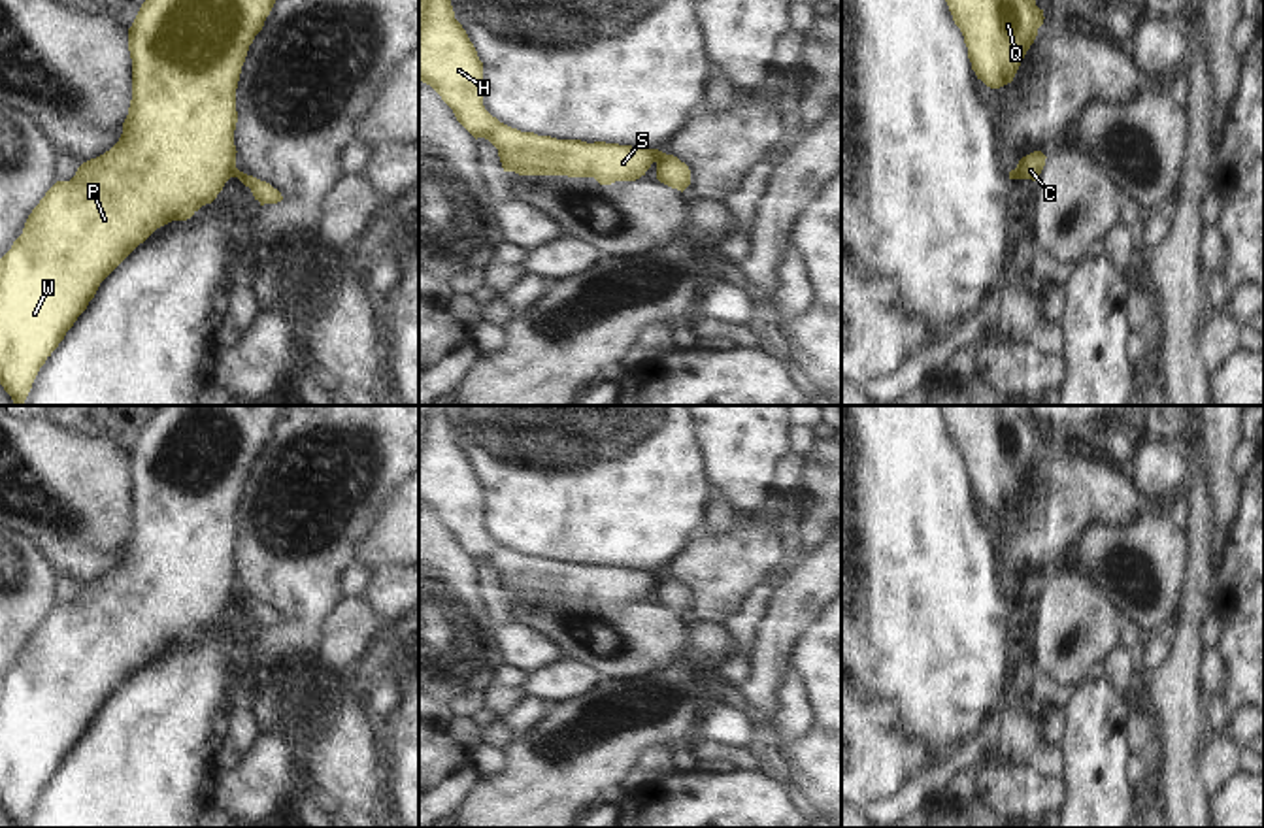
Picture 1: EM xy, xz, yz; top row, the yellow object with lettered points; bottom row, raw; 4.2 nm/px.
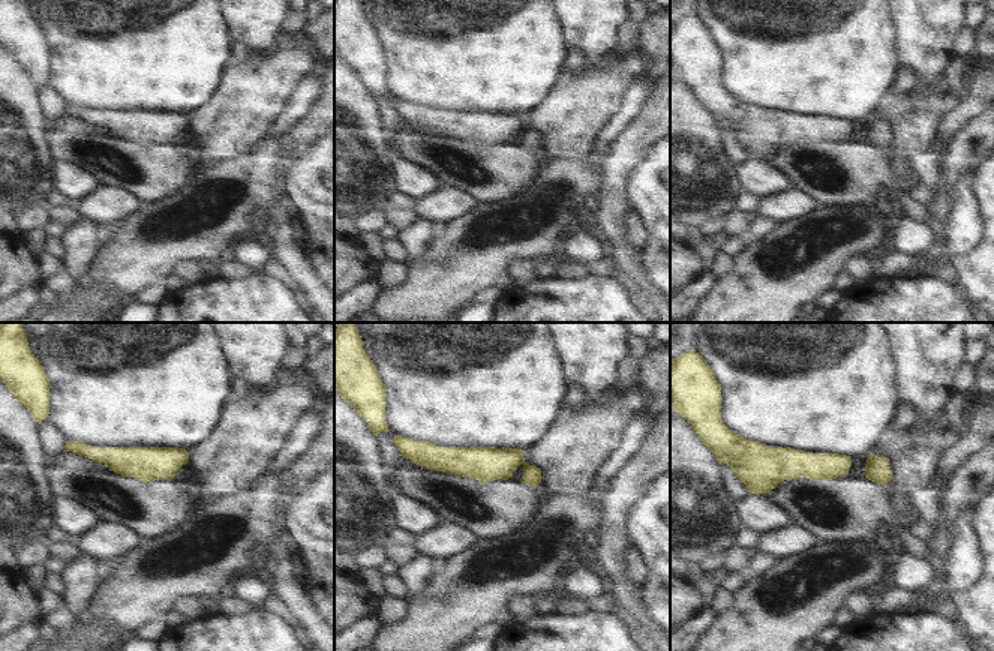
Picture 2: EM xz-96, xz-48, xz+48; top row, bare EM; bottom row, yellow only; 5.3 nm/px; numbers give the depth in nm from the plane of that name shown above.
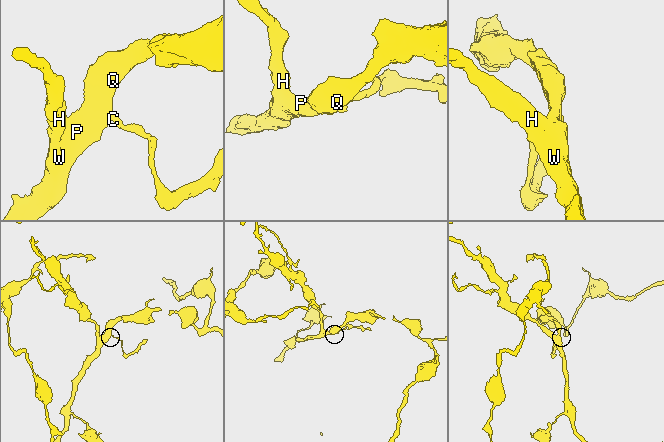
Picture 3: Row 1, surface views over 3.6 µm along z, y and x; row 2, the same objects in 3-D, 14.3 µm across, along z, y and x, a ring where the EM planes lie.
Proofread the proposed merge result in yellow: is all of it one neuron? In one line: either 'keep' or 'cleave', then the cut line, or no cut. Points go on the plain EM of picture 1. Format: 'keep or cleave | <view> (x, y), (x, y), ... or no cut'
cleave | xz (661, 574), (655, 583)

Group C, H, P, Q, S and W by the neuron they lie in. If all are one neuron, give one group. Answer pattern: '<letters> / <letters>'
C / H P Q S W

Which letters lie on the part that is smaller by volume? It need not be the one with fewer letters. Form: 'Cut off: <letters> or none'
Cut off: C

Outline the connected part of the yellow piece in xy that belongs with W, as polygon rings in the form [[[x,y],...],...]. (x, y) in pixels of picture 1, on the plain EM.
[[[157,406],[141,426],[132,449],[128,451],[128,473],[132,481],[132,522],[128,538],[123,545],[119,564],[104,577],[83,585],[70,604],[57,604],[40,626],[28,638],[23,656],[13,664],[11,671],[0,681],[0,807],[11,819],[15,828],[23,828],[32,805],[64,762],[77,739],[94,720],[100,705],[157,651],[172,643],[191,641],[202,628],[211,626],[230,600],[238,598],[234,553],[238,545],[236,511],[245,485],[249,468],[262,453],[275,422],[281,419],[285,406]]]

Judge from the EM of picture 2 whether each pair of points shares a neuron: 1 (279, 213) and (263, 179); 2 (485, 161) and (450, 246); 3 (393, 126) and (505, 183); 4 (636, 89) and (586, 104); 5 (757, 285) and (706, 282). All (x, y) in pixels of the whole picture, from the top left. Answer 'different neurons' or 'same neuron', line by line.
1: different neurons
2: different neurons
3: different neurons
4: different neurons
5: different neurons

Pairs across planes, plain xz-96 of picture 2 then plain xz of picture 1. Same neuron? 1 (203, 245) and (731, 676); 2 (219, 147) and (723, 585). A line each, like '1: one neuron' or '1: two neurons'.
1: two neurons
2: one neuron

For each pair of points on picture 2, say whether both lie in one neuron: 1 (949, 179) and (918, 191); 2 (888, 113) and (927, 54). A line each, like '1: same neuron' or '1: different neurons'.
1: different neurons
2: same neuron

